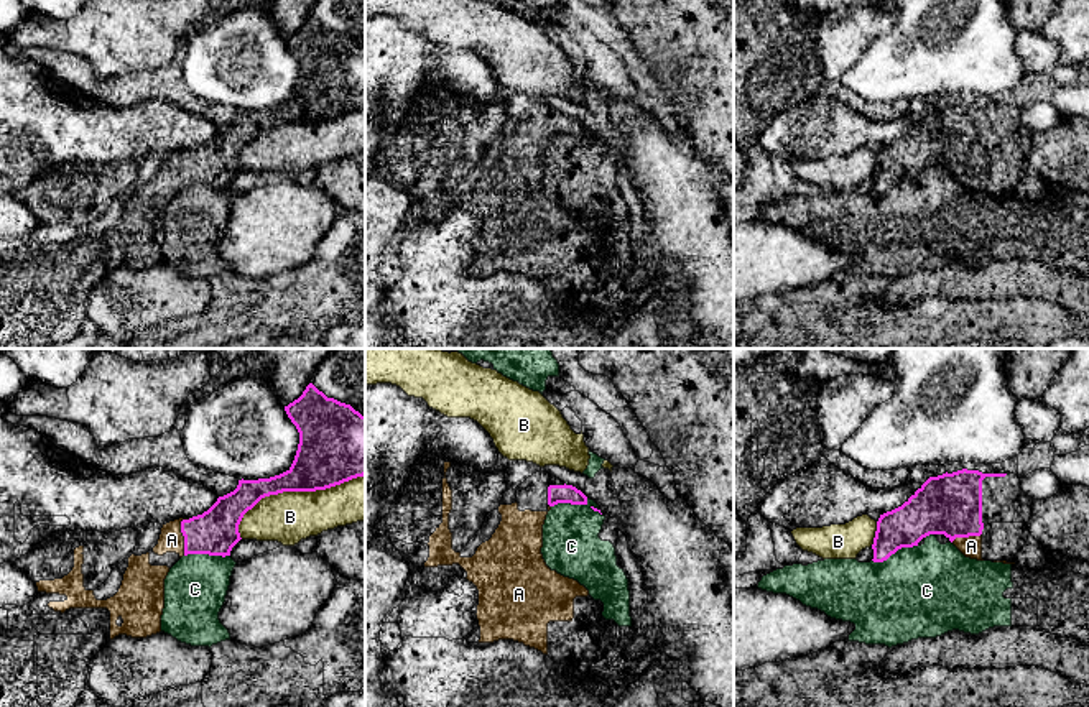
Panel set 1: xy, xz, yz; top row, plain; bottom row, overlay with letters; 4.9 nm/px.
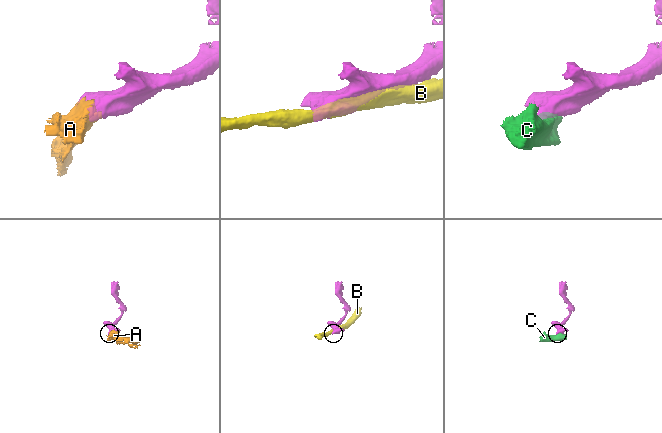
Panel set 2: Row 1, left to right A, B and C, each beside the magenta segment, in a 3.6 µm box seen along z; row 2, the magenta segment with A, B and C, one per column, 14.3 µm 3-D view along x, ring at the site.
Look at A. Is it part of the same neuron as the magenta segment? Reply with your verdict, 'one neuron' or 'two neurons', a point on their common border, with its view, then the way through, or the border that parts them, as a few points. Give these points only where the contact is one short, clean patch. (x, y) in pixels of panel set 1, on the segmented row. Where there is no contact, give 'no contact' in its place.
one neuron; meets magenta in xy at (183, 535)

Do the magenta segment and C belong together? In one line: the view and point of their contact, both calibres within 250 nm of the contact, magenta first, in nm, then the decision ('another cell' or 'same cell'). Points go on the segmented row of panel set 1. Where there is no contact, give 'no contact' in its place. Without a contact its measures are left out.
meets magenta in xy at (206, 553); 220 nm thick on the magenta side, 300 nm on the other; another cell

